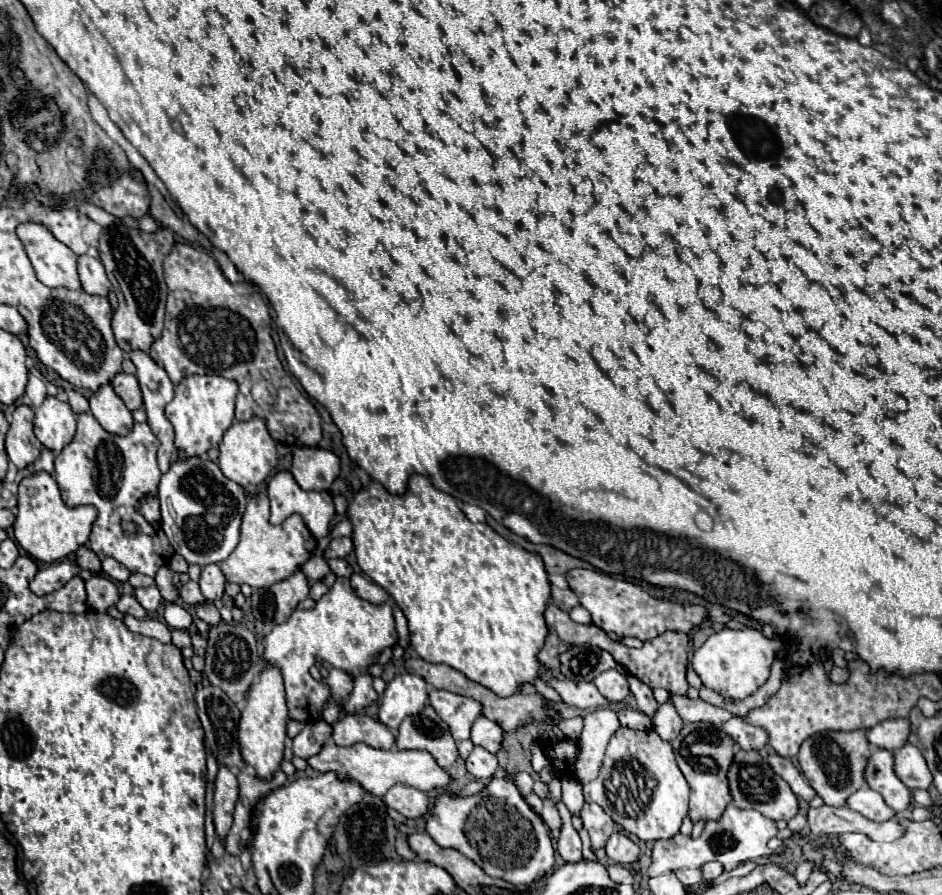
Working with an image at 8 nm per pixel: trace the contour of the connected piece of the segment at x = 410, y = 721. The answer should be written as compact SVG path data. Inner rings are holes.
M431 704L419 714L403 720L397 734L399 750L427 750L441 768L449 768L457 758L457 746L449 726L437 716Z

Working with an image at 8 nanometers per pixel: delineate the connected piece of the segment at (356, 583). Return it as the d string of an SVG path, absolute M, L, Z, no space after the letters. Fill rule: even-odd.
M353 574L349 580L351 580L351 588L355 590L355 594L359 598L363 598L371 604L383 604L389 600L389 594L381 586L377 586L373 580L365 578L363 574Z

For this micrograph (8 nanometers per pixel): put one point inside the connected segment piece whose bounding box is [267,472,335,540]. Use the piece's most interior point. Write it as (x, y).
(317, 510)

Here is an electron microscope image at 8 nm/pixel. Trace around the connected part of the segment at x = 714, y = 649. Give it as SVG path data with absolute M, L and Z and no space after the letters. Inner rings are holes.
M723 628L715 632L713 636L709 636L699 650L695 650L691 666L701 678L703 686L719 692L723 698L741 700L751 696L755 690L759 690L767 682L771 664L777 656L785 654L783 650L789 650L789 644L781 638L767 640L759 630L749 630L749 628L745 630Z

